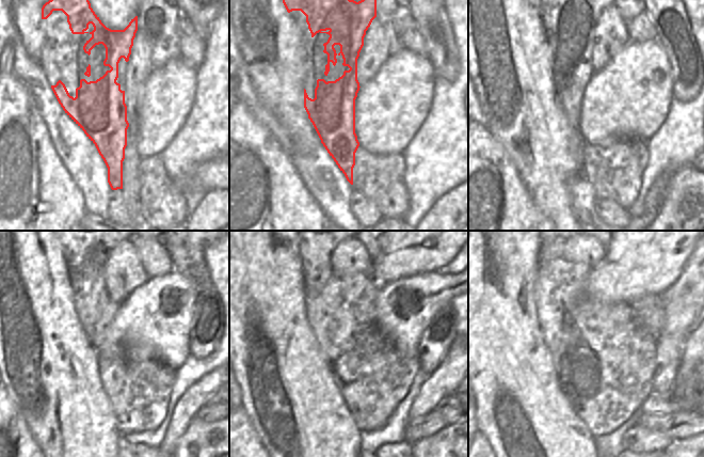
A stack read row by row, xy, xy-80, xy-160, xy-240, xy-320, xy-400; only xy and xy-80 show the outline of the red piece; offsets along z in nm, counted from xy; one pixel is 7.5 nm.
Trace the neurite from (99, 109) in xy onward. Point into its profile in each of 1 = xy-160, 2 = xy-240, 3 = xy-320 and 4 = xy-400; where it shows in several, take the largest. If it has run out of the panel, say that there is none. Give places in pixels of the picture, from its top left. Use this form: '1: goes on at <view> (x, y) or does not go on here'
1: goes on at xy-160 (582, 13)
2: goes on at xy-240 (92, 252)
3: goes on at xy-320 (315, 252)
4: goes on at xy-400 (547, 252)

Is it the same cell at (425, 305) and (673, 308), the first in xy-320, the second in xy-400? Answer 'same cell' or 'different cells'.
different cells

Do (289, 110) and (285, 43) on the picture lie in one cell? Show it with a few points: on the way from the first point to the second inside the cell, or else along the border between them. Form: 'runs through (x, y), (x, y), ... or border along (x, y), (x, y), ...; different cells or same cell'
runs through (285, 93), (285, 60); same cell

